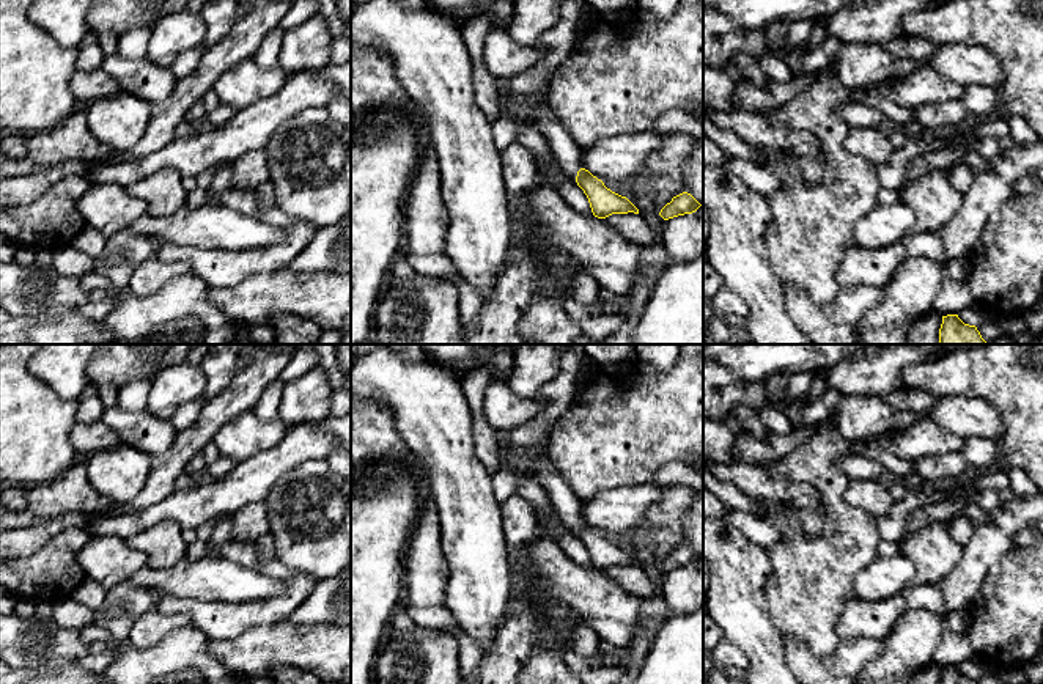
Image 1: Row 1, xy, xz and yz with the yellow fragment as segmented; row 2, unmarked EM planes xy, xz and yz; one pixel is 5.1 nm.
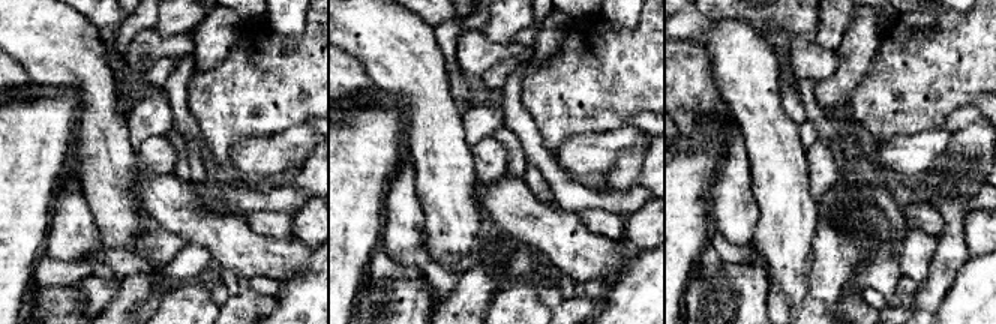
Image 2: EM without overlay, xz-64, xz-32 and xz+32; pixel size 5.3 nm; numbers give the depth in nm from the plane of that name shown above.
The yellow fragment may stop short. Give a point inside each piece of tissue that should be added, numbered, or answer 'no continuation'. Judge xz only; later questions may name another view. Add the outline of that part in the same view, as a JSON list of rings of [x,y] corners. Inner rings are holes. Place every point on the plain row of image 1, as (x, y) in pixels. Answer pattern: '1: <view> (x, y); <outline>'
1: xz (567, 505); [[[544,439],[535,453],[533,475],[547,492],[554,511],[562,519],[563,525],[576,533],[577,524],[584,520],[580,502],[563,475],[552,465],[547,448],[549,439]]]

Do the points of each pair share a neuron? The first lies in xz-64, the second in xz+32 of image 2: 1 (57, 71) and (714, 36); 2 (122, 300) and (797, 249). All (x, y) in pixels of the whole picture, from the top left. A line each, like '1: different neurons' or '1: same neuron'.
1: same neuron
2: different neurons

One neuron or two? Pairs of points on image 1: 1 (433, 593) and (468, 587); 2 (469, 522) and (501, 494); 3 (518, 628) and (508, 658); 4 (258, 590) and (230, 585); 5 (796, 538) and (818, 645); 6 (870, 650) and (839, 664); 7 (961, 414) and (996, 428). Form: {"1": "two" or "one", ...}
{"1": "two", "2": "two", "3": "one", "4": "one", "5": "one", "6": "one", "7": "one"}

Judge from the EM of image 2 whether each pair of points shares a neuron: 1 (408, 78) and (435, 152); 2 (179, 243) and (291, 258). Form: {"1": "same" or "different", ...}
{"1": "same", "2": "different"}

